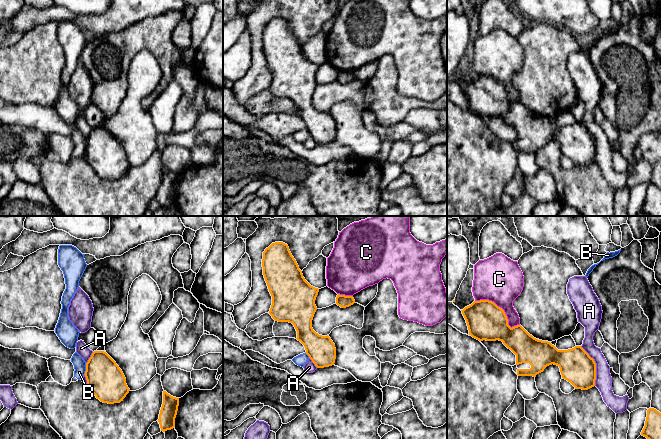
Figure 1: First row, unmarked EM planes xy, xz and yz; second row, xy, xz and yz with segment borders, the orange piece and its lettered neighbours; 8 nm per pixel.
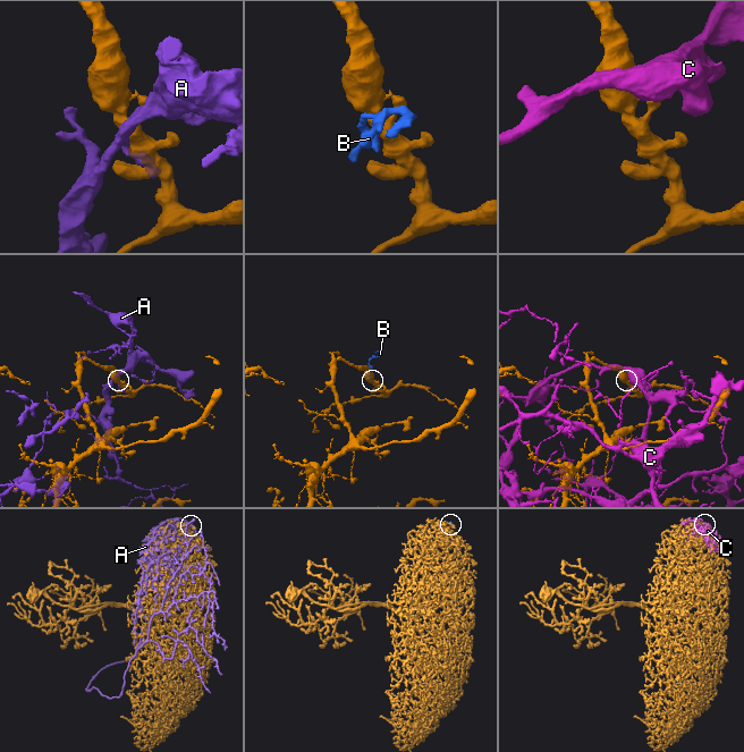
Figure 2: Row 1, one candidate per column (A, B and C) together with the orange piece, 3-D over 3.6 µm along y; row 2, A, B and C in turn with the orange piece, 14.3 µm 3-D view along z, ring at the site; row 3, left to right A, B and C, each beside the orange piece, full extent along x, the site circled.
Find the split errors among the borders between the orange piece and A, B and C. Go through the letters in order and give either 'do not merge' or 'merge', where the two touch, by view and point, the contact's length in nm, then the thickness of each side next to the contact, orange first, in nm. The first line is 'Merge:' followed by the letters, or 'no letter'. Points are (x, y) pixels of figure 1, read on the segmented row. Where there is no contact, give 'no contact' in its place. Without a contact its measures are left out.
Merge: no letter
A: do not merge; contact yz (595, 366); length 340 nm; calibres 280 and 140 nm
B: do not merge; contact xy (86, 369); length 100 nm; calibres 300 and 100 nm
C: do not merge; contact yz (502, 309); length 420 nm; calibres 300 and 380 nm

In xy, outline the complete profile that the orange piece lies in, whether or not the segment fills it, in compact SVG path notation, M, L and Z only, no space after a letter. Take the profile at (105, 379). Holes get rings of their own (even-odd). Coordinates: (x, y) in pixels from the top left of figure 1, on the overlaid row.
M94 351L86 363L87 387L103 403L120 403L129 393L126 378L104 351Z

